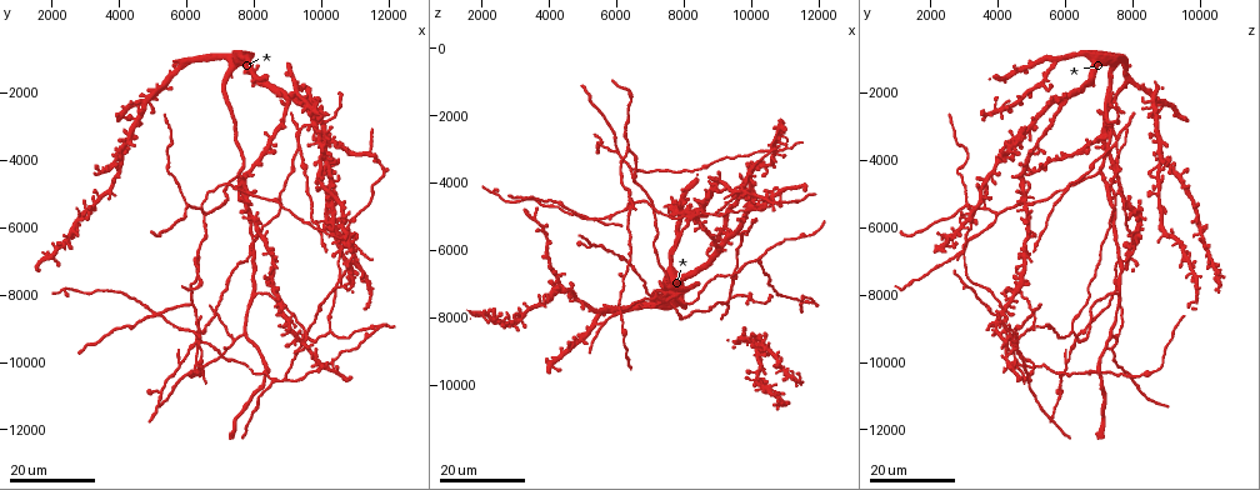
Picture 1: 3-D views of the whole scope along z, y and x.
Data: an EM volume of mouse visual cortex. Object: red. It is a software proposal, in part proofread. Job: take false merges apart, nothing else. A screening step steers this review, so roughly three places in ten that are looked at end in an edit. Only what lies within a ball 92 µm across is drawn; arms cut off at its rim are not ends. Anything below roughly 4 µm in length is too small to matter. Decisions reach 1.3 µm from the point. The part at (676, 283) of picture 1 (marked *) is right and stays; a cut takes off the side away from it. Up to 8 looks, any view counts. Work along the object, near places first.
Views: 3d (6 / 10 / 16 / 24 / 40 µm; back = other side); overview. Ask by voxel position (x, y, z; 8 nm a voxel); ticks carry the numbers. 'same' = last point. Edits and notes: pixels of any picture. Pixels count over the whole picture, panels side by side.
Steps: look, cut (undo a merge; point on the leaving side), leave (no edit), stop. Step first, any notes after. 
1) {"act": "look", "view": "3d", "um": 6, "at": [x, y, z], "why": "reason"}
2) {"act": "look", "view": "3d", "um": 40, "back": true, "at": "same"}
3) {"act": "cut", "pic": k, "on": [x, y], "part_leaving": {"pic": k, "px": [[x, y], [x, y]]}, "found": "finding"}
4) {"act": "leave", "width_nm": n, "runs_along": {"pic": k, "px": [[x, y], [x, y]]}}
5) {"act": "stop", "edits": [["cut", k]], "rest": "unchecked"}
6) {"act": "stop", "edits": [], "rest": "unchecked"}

{"act": "look", "view": "3d", "um": 24, "at": [9300, 3400, 7600], "why": "three-way junction"}

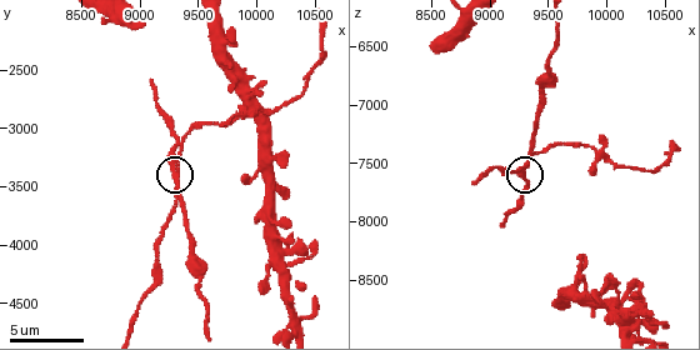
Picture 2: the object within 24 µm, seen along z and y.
{"act": "look", "view": "3d", "um": 6, "at": "same"}

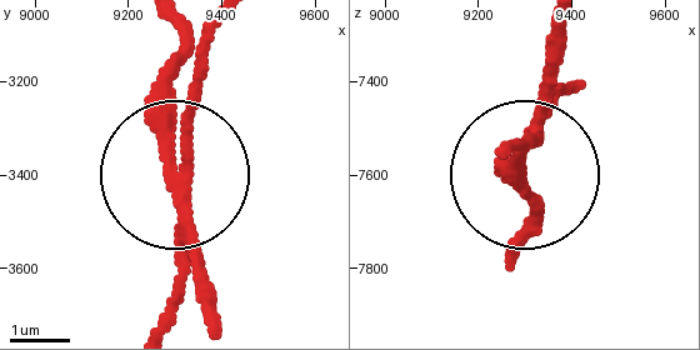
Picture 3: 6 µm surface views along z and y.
{"act": "cut", "pic": 3, "on": [160, 121], "part_leaving": {"pic": 3, "px": [[179, 213], [203, 296]]}, "found": "a second neuron is stuck on"}

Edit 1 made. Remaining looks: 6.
{"act": "look", "view": "overview"}

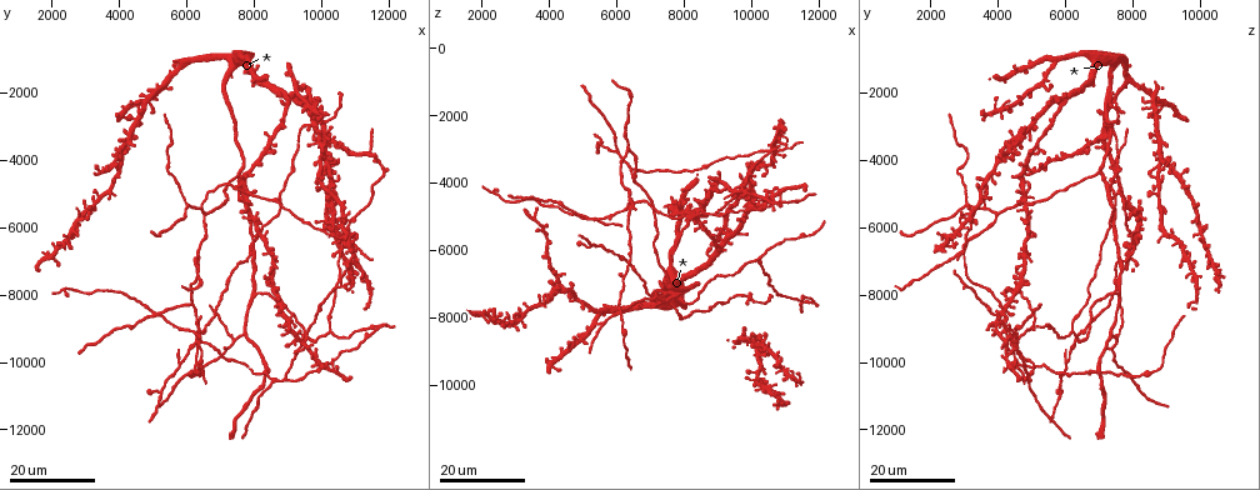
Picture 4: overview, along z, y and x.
{"act": "look", "view": "3d", "um": 16, "at": [9400, 1900, 5400], "why": "narrows sharply"}

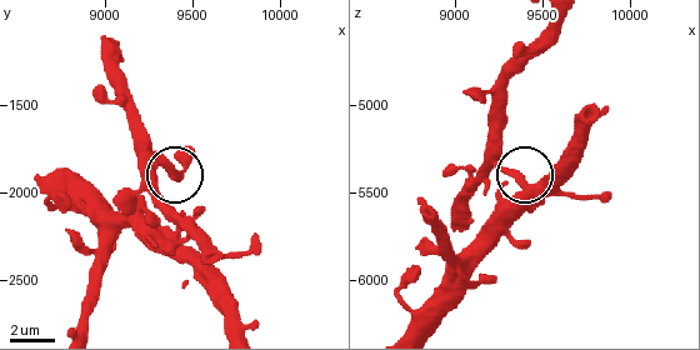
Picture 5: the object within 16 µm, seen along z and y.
{"act": "look", "view": "3d", "um": 6, "at": "same"}

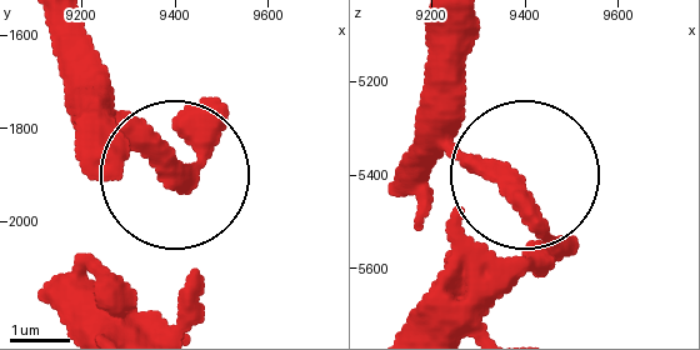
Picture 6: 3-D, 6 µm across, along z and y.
{"act": "look", "view": "3d", "um": 6, "back": true, "at": [9425, 1905, 5505], "why": "other side"}

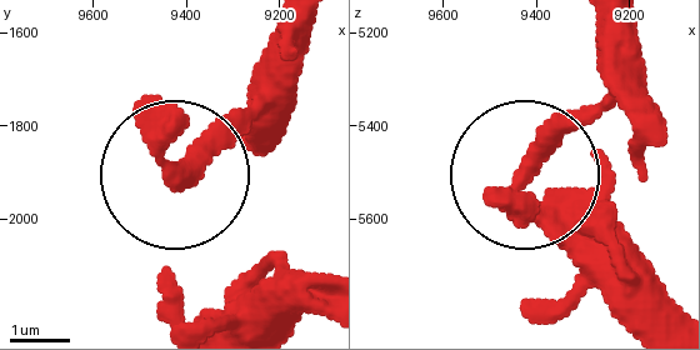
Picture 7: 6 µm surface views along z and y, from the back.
{"act": "leave", "arms": 3, "runs_along": {"pic": 7, "px": [[304, 278], [214, 308], [174, 278], [174, 178], [269, 89]]}, "found": "one neuron here"}

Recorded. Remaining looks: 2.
{"act": "look", "view": "3d", "um": 16, "at": [6300, 6700, 2900], "why": "three arms meet"}

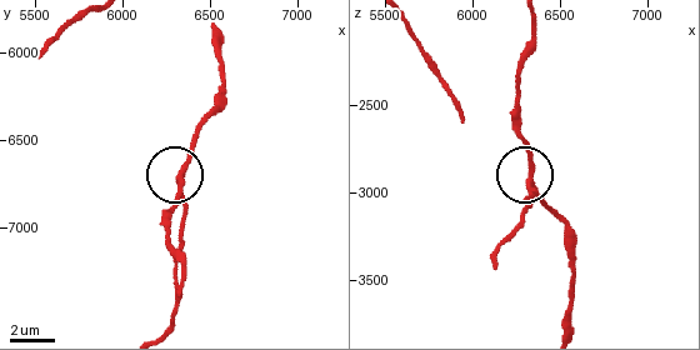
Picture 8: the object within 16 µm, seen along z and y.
{"act": "look", "view": "3d", "um": 6, "at": [6340, 6720, 2920], "why": "closer look"}

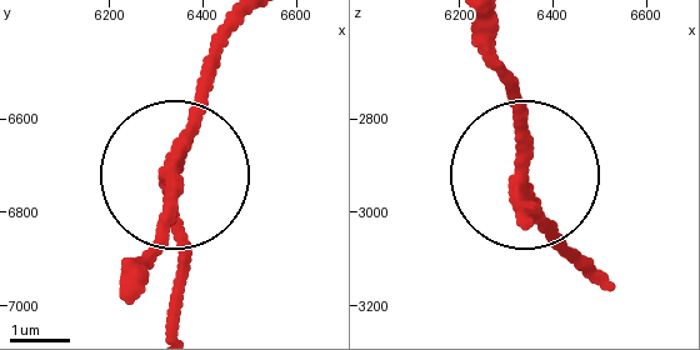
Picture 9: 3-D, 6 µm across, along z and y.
{"act": "leave", "runs_along": {"pic": 9, "px": [[585, 275], [531, 196], [506, 66]]}, "found": "one neuron here"}

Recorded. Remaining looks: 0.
{"act": "stop", "edits": [["cut", 3]], "rest": "unchecked"}

